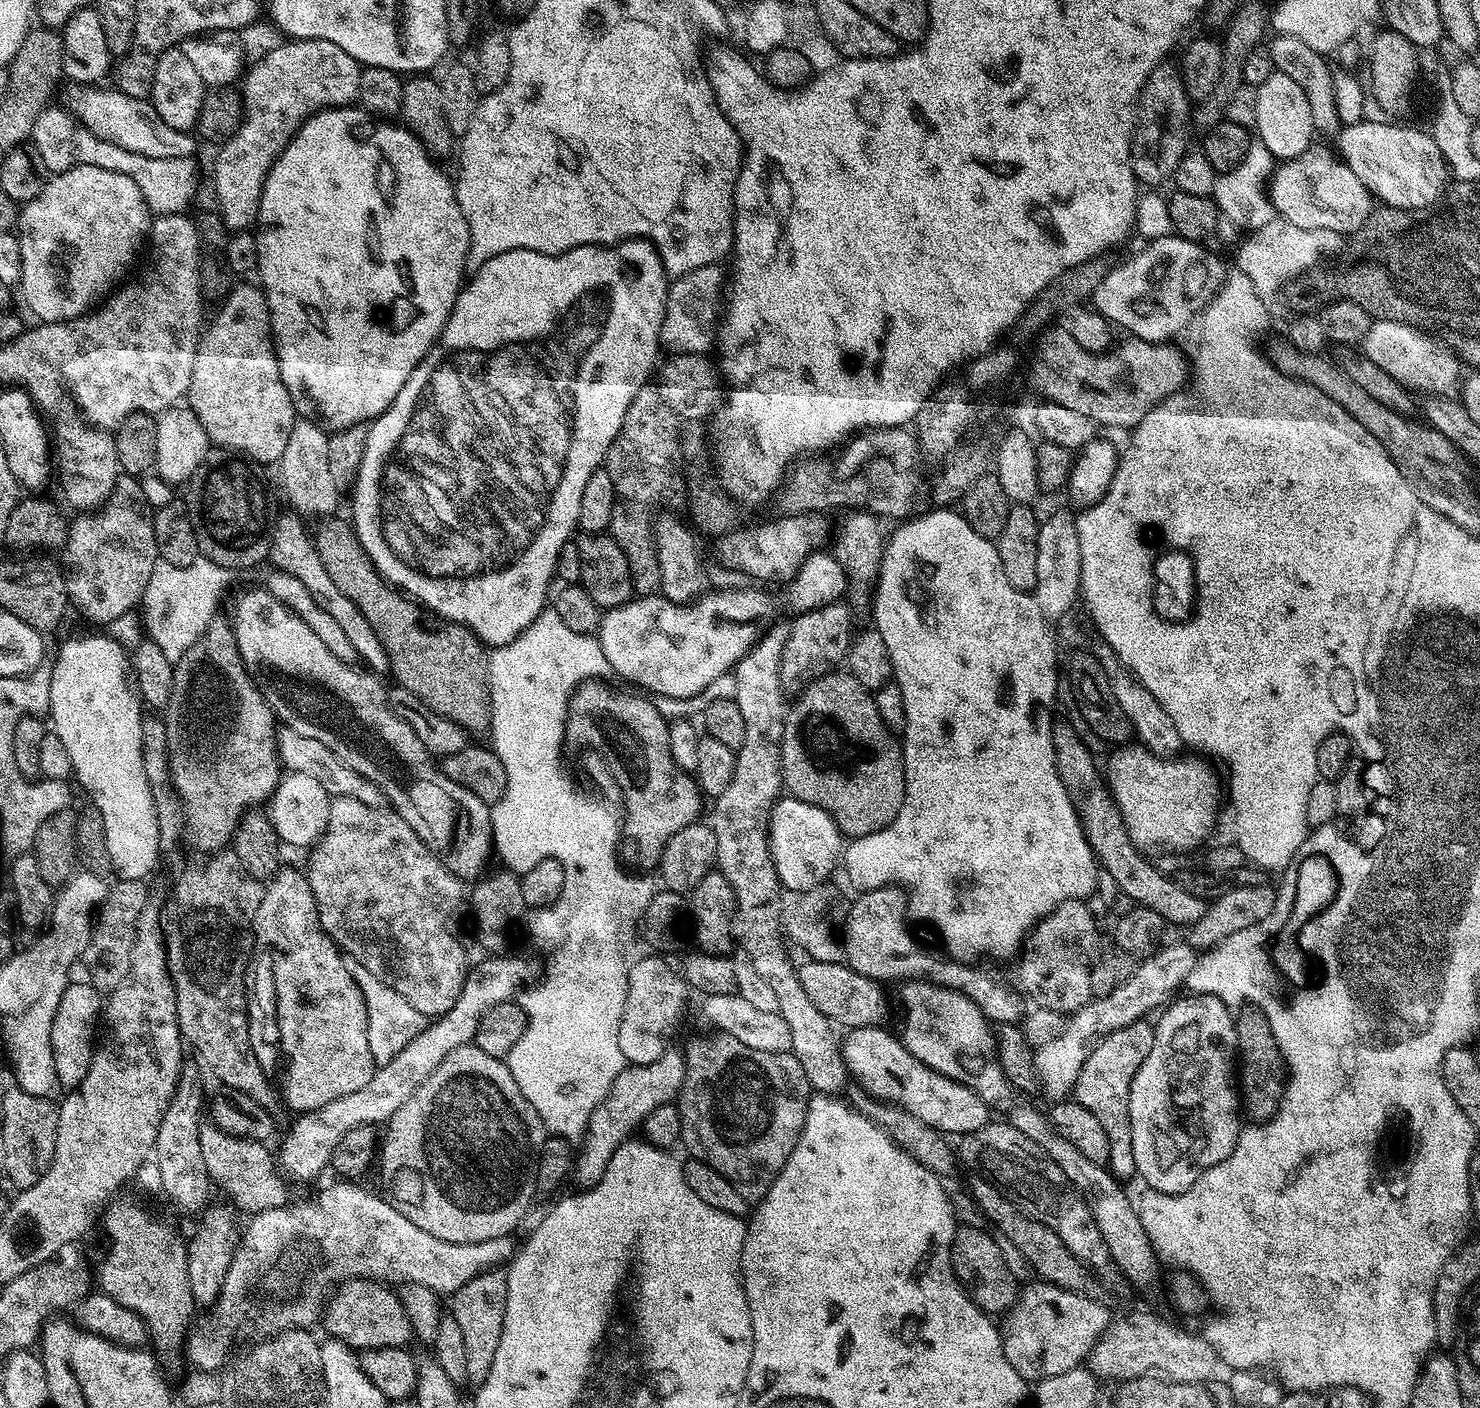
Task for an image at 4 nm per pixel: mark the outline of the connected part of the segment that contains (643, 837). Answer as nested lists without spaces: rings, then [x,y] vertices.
[[[593,678],[577,687],[568,701],[566,728],[571,735],[579,734],[587,740],[596,740],[592,736],[596,732],[610,732],[624,742],[636,778],[634,790],[628,790],[628,825],[622,830],[622,856],[629,865],[655,869],[668,843],[683,828],[701,819],[700,811],[706,800],[699,783],[674,762],[668,733],[670,724],[659,707],[651,704],[647,695],[619,692],[604,683],[608,682]]]

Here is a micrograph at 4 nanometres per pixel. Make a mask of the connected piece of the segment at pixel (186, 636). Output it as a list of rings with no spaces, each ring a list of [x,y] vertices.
[[[203,554],[190,562],[190,566],[174,566],[174,562],[157,559],[154,574],[150,574],[150,582],[146,582],[144,591],[142,628],[170,661],[180,660],[212,623],[217,615],[216,602],[224,588],[224,576],[225,569]]]

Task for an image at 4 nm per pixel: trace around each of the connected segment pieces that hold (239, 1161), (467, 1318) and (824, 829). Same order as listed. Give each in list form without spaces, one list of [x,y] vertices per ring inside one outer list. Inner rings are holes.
[[[208,1122],[200,1125],[200,1141],[202,1142],[202,1162],[206,1162],[208,1179],[216,1184],[233,1200],[237,1209],[255,1214],[282,1208],[289,1203],[288,1192],[276,1181],[276,1172],[272,1169],[274,1156],[264,1149],[265,1145],[258,1140],[240,1140],[231,1131],[223,1132]]]
[[[489,1270],[470,1278],[462,1290],[450,1297],[452,1312],[450,1318],[462,1329],[462,1343],[466,1346],[467,1383],[472,1386],[483,1384],[490,1366],[494,1366],[494,1354],[502,1338],[506,1318],[506,1298],[508,1297],[508,1277],[503,1271]]]
[[[781,798],[770,813],[768,849],[772,851],[781,889],[807,894],[819,889],[823,885],[820,883],[838,868],[842,856],[842,833],[826,810],[804,800]]]

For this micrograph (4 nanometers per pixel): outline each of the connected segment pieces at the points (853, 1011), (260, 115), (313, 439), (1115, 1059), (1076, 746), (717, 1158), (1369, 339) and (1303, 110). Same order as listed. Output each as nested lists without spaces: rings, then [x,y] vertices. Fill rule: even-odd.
[[[808,960],[799,967],[799,980],[814,1006],[839,1027],[847,1029],[875,1027],[886,1014],[886,1002],[877,981],[860,975],[847,963],[832,960]]]
[[[289,39],[281,42],[277,49],[263,53],[259,59],[248,81],[247,76],[243,81],[242,96],[247,108],[235,135],[237,141],[252,140],[252,144],[242,145],[237,156],[232,152],[226,153],[224,160],[216,164],[216,192],[220,196],[225,195],[222,216],[236,230],[244,230],[257,223],[260,189],[282,151],[281,145],[289,144],[300,125],[317,110],[324,109],[324,100],[340,100],[340,92],[336,92],[336,72],[340,72],[340,80],[348,84],[344,100],[351,105],[360,95],[362,66],[350,58],[342,46],[334,46],[334,42]],[[272,140],[280,140],[281,145],[272,144]]]
[[[297,419],[295,426],[290,430],[290,442],[286,442],[286,450],[282,454],[282,458],[278,461],[278,469],[280,468],[280,476],[284,479],[284,492],[288,495],[288,500],[295,511],[303,514],[305,517],[324,516],[320,518],[328,518],[332,511],[340,504],[340,492],[336,489],[338,485],[338,477],[330,470],[330,458],[328,457],[328,441],[329,433],[311,419]]]
[[[1147,1019],[1136,1020],[1104,1037],[1090,1054],[1074,1089],[1076,1103],[1086,1106],[1086,1110],[1102,1122],[1102,1130],[1106,1130],[1106,1138],[1110,1142],[1110,1171],[1121,1182],[1137,1175],[1134,1142],[1130,1134],[1130,1086],[1134,1082],[1134,1074],[1154,1046],[1156,1029],[1148,1023]]]
[[[1053,723],[1052,737],[1054,738],[1054,750],[1056,751],[1056,765],[1058,774],[1068,791],[1068,797],[1072,799],[1077,814],[1080,815],[1080,825],[1088,839],[1088,845],[1096,854],[1096,859],[1102,865],[1103,871],[1114,878],[1114,882],[1120,888],[1121,893],[1132,899],[1133,905],[1154,910],[1154,914],[1162,914],[1162,918],[1169,925],[1195,924],[1204,914],[1205,901],[1194,898],[1184,888],[1183,883],[1167,880],[1145,853],[1139,852],[1128,832],[1124,829],[1124,819],[1120,808],[1113,800],[1111,792],[1106,785],[1102,768],[1096,765],[1092,752],[1080,741],[1080,736],[1068,724]]]
[[[713,1031],[713,1036],[704,1036],[689,1046],[683,1053],[684,1081],[680,1087],[680,1139],[688,1147],[688,1156],[706,1162],[722,1178],[726,1178],[749,1202],[759,1202],[770,1190],[778,1174],[786,1166],[790,1154],[804,1134],[808,1117],[808,1102],[814,1089],[808,1084],[802,1062],[791,1052],[754,1050],[729,1032]]]
[[[1383,318],[1373,319],[1370,330],[1366,330],[1362,341],[1362,355],[1370,358],[1370,362],[1374,362],[1374,366],[1386,370],[1386,374],[1390,374],[1390,378],[1394,378],[1413,393],[1451,393],[1448,391],[1452,387],[1455,389],[1461,379],[1461,357],[1455,351],[1449,349],[1443,339],[1435,340],[1432,336],[1423,336],[1424,334],[1418,328],[1389,325]],[[1456,379],[1458,379],[1457,384]]]
[[[1274,71],[1266,82],[1257,87],[1258,110],[1256,111],[1256,132],[1259,141],[1262,141],[1267,146],[1269,152],[1278,160],[1289,160],[1294,157],[1301,156],[1309,146],[1314,142],[1316,136],[1316,127],[1314,126],[1314,118],[1311,113],[1310,102],[1306,94],[1302,91],[1302,86],[1294,78],[1290,78],[1285,72]]]

